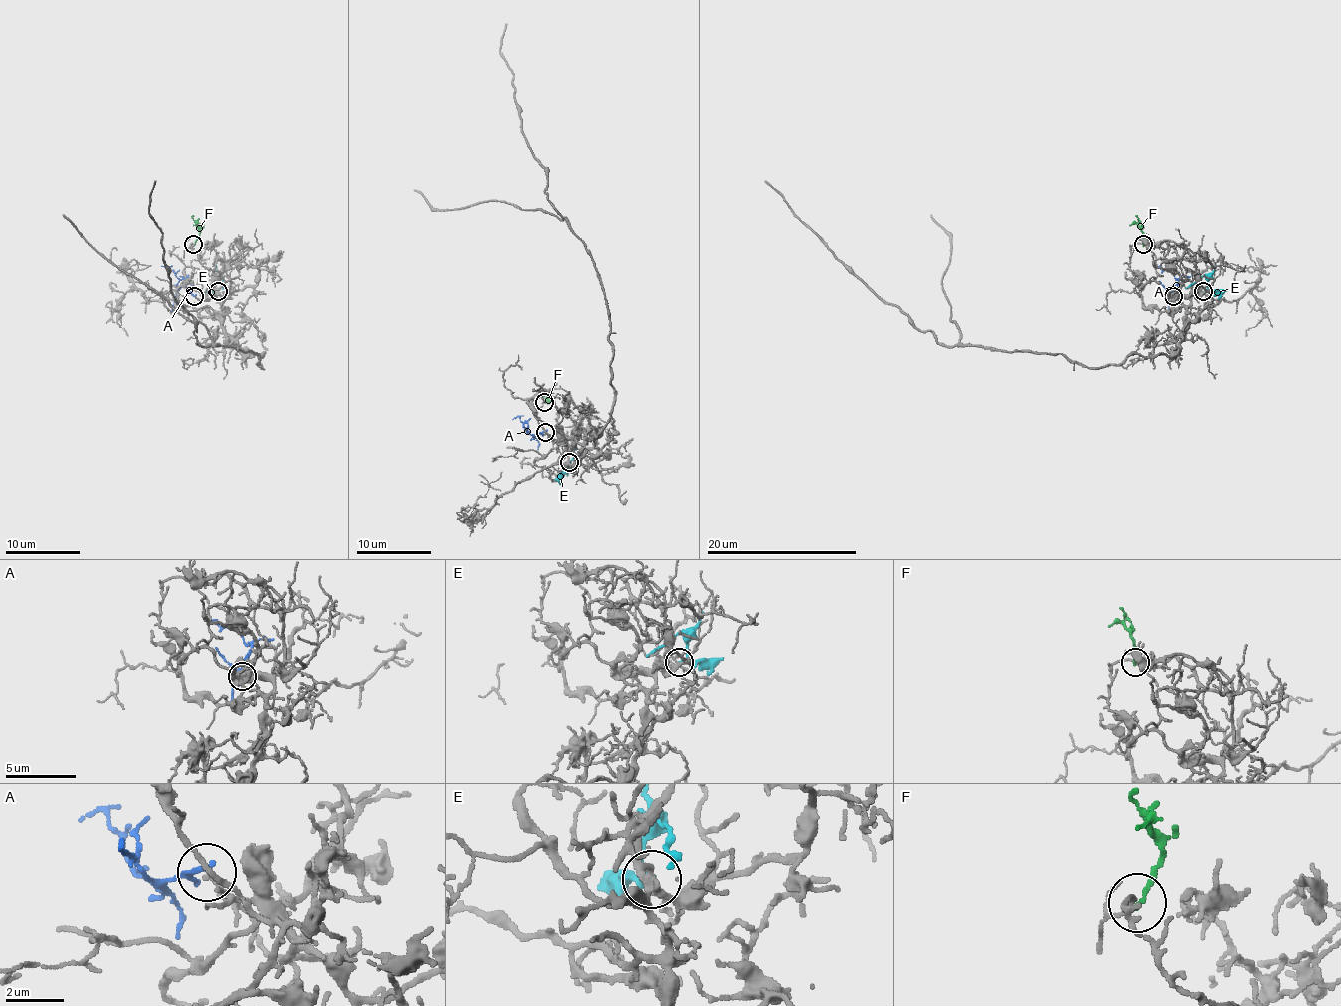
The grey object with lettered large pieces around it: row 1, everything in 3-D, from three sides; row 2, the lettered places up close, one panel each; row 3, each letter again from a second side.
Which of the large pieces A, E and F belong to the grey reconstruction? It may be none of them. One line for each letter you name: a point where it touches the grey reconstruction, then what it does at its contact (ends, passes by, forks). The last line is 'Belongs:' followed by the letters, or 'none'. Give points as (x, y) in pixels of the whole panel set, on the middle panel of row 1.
A: (545, 432) | it ends
Belongs: A

